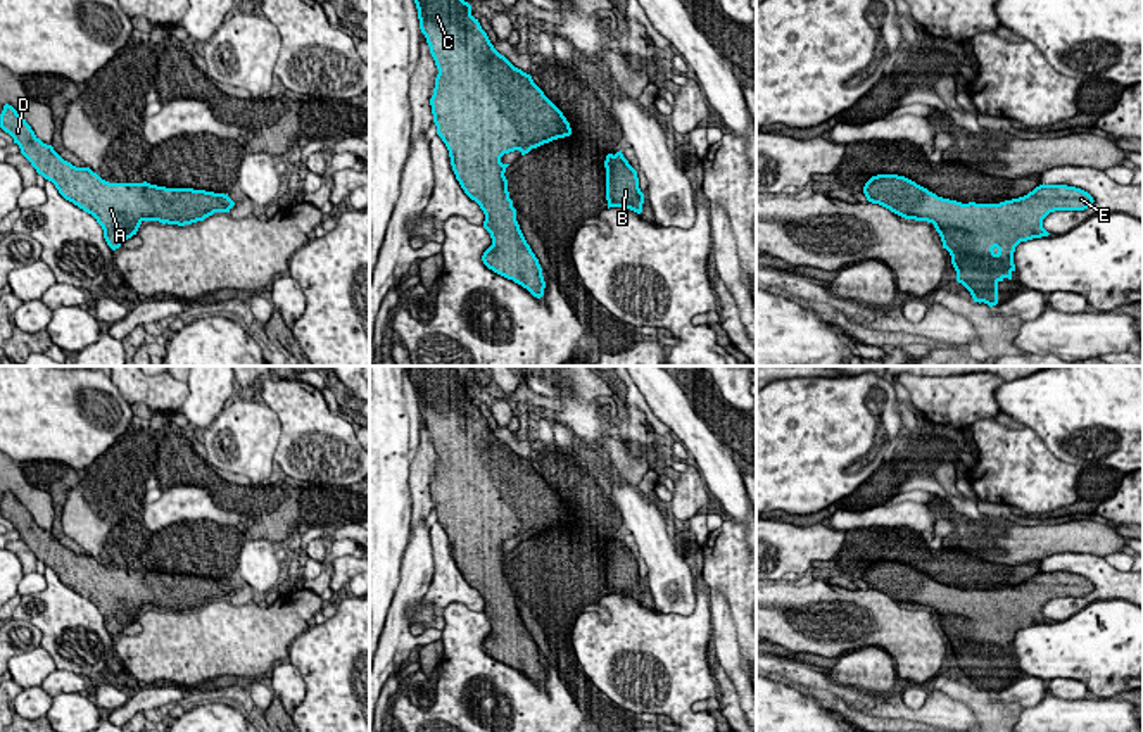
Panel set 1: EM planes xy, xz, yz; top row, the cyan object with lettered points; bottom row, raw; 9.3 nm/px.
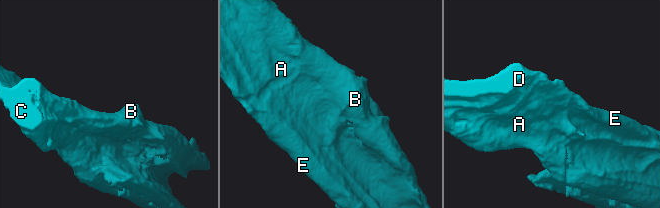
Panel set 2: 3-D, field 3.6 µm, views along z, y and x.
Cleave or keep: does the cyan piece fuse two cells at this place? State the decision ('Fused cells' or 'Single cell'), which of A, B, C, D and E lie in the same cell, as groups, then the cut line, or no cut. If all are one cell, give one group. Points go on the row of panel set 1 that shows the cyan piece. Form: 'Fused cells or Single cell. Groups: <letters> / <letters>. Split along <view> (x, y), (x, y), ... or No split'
Single cell. Groups: A B C D E. No split

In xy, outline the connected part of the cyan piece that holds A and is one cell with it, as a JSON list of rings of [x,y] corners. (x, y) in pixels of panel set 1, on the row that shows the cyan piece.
[[[9,104],[0,114],[0,128],[14,138],[38,174],[52,181],[66,200],[97,219],[112,250],[136,235],[143,221],[185,226],[214,212],[230,212],[235,205],[228,193],[166,188],[147,181],[109,183],[90,167],[76,167],[64,161]]]

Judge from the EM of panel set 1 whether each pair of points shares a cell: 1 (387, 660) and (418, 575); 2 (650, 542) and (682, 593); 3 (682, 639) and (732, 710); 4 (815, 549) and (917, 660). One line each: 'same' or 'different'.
1: same
2: same
3: different
4: different

